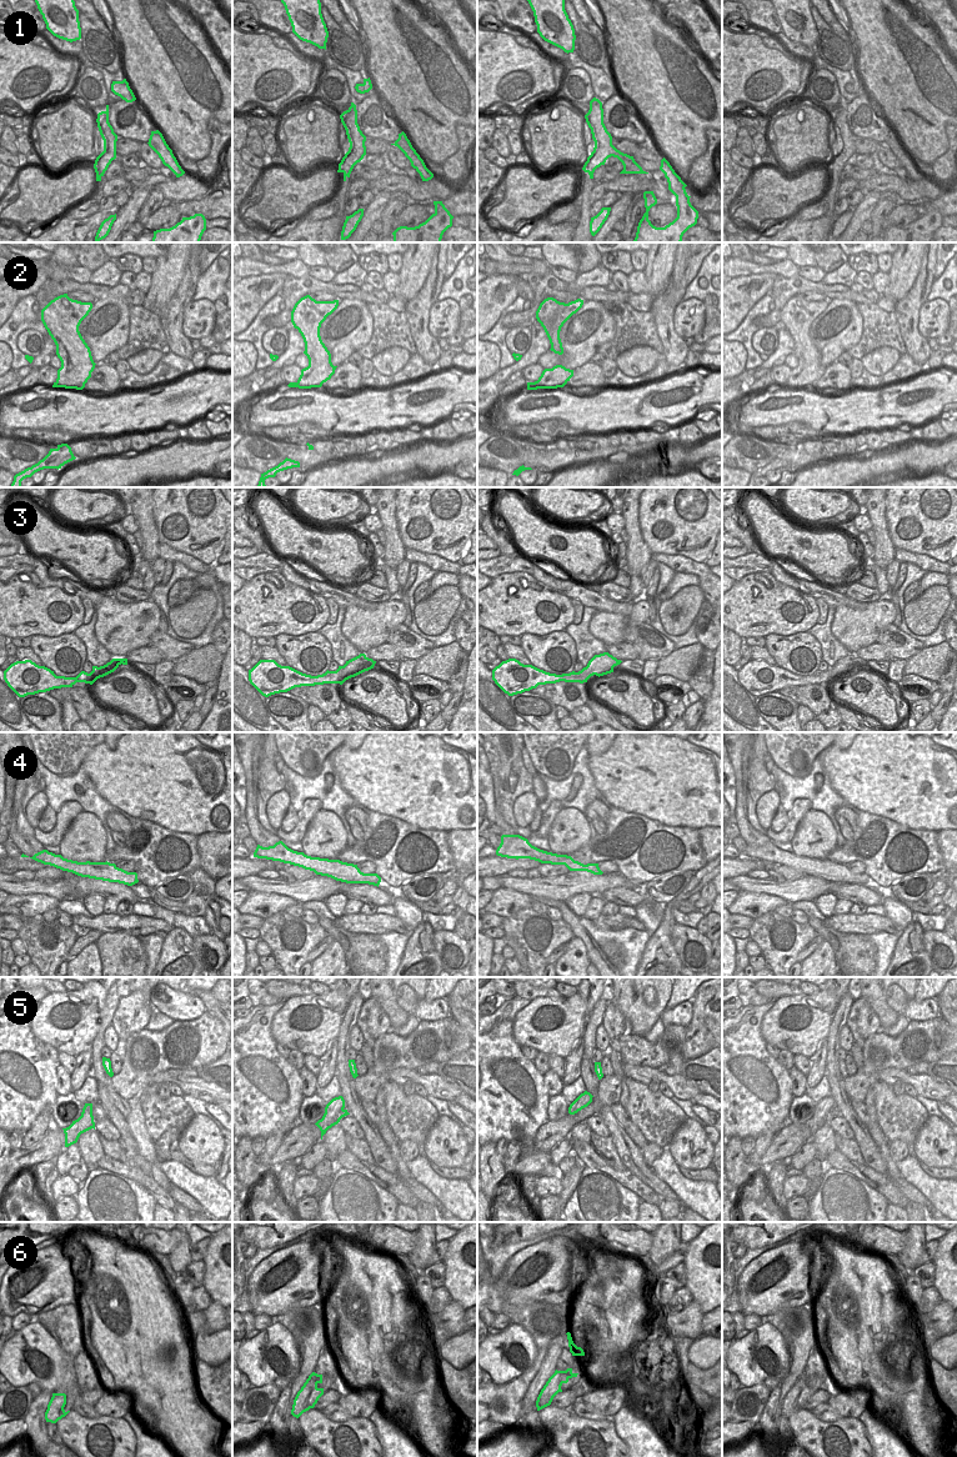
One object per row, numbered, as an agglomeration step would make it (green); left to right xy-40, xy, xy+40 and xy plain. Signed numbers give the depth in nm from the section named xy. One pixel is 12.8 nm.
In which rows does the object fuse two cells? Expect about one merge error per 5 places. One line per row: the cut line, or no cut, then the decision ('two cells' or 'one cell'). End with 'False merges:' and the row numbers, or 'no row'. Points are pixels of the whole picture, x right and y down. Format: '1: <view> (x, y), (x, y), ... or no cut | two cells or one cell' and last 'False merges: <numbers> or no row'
1: no cut | one cell
2: no cut | one cell
3: no cut | one cell
4: no cut | one cell
5: no cut | one cell
6: no cut | one cell
False merges: no row

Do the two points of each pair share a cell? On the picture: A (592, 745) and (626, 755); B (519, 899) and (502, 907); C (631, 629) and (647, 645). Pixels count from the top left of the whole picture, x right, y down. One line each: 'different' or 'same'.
A: different
B: same
C: same

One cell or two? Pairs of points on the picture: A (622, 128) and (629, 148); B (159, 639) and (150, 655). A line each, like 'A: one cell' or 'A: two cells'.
A: two cells
B: two cells

